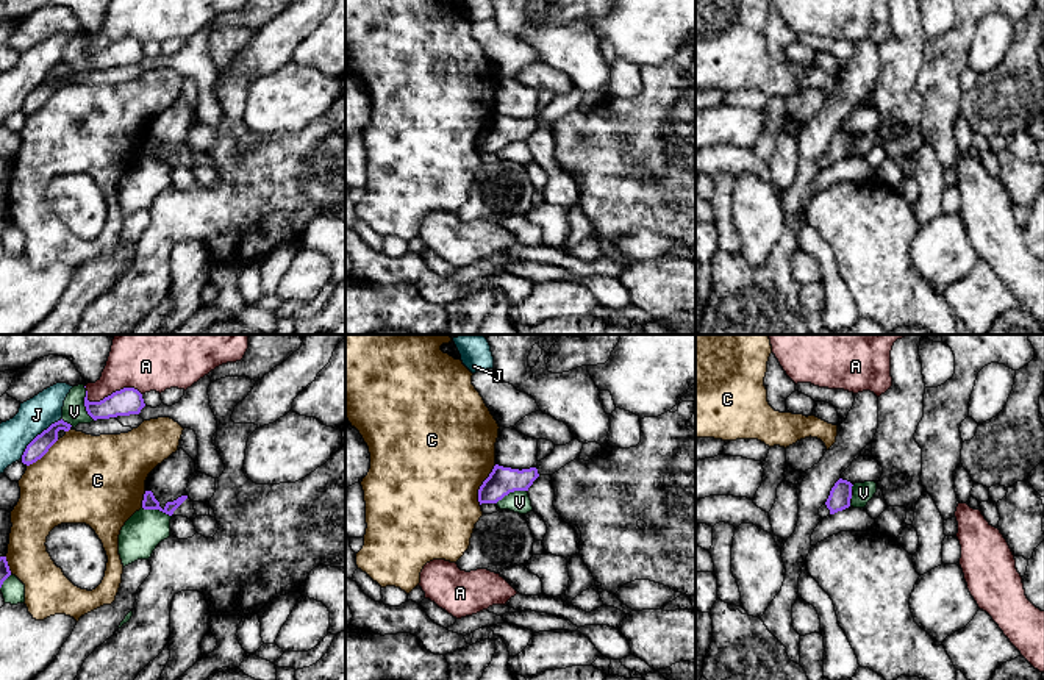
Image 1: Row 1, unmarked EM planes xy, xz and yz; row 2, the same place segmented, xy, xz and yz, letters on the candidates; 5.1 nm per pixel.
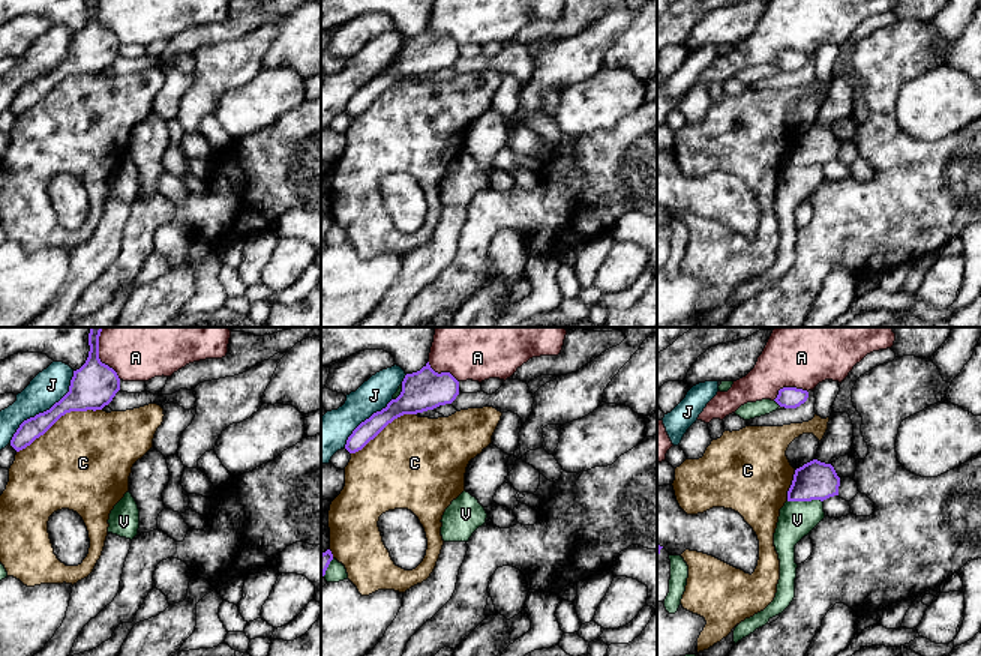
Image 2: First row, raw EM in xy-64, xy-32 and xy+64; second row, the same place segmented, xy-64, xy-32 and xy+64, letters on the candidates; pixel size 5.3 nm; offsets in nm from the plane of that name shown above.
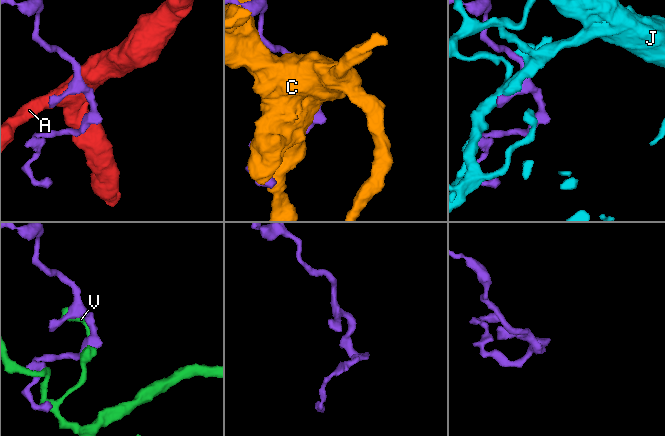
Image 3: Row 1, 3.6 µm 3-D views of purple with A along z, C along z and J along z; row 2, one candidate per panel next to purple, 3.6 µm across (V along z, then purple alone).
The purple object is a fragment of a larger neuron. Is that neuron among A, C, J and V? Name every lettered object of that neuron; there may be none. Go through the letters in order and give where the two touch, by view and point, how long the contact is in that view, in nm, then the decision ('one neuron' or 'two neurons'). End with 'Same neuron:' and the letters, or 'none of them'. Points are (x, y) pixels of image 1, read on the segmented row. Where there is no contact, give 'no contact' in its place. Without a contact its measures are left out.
A: xy (113, 393) | 280 nm | two neurons
C: xz (482, 485) | 220 nm | two neurons
J: xy (38, 435) | 300 nm | two neurons
V: xz (510, 491) | 170 nm | two neurons
Same neuron: none of them

